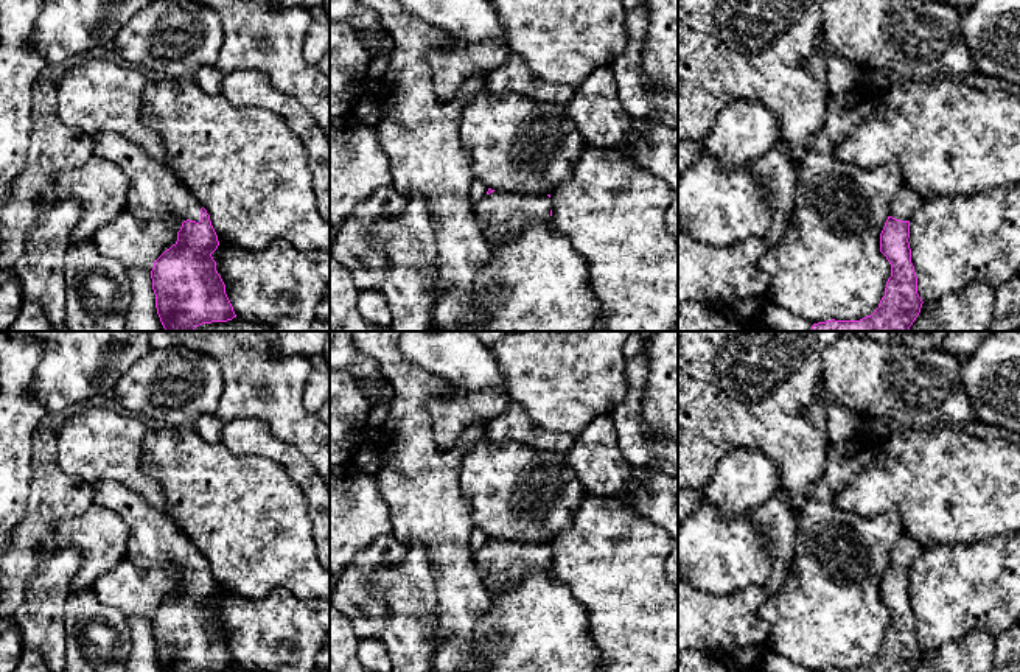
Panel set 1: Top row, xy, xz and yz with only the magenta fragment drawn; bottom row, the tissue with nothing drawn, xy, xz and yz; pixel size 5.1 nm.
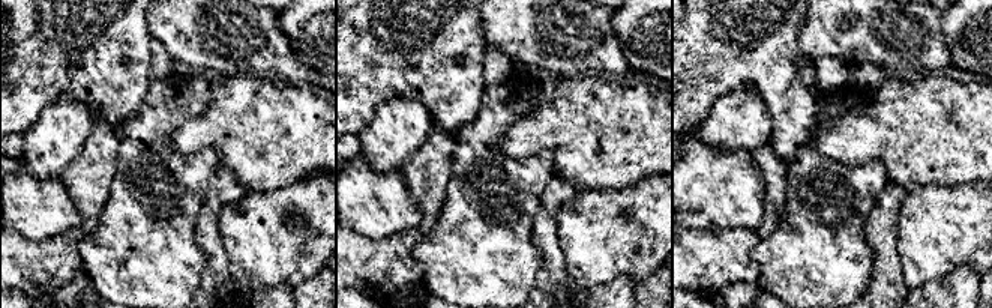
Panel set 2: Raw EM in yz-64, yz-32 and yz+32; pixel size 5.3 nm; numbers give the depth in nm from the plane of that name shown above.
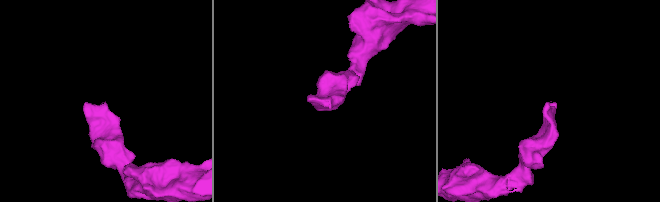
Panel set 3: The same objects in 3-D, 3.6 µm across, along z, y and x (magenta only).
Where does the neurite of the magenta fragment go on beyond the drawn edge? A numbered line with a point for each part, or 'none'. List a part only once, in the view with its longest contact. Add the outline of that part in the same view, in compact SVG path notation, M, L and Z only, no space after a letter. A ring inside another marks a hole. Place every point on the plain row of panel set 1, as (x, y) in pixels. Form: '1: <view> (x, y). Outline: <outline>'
1: xy (154, 540). Outline: M117 482L92 485L93 504L115 512L129 527L128 560L140 569L201 569L202 552L168 513L154 510L137 492Z

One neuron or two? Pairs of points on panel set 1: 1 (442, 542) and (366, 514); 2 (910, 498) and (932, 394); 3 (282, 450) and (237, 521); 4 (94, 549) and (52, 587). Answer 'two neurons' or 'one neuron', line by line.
1: two neurons
2: two neurons
3: two neurons
4: two neurons

